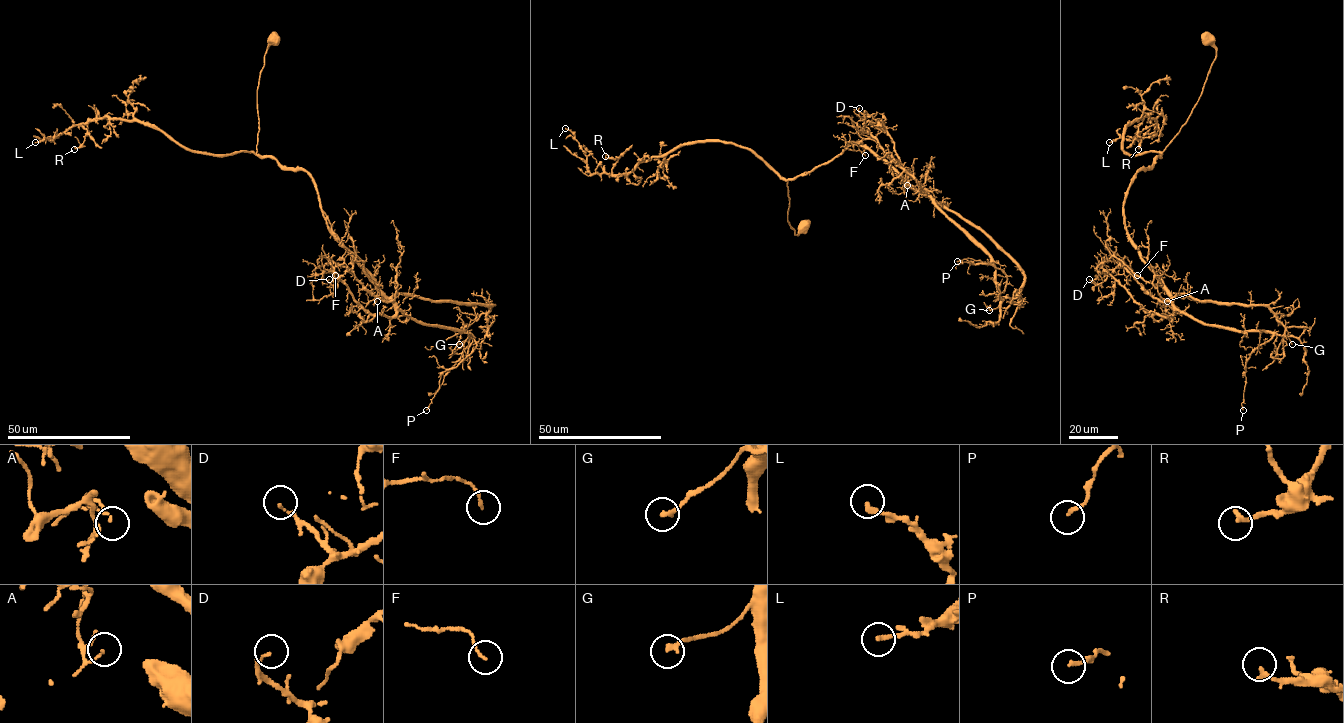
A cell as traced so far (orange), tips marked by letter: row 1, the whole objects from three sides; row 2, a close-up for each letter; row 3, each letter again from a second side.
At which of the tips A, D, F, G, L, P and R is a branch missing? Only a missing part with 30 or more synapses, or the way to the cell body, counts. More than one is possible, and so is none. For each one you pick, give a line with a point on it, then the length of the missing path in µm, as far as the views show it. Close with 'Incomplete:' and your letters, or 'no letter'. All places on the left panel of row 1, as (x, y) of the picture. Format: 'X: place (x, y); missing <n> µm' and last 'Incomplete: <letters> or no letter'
Incomplete: no letter

